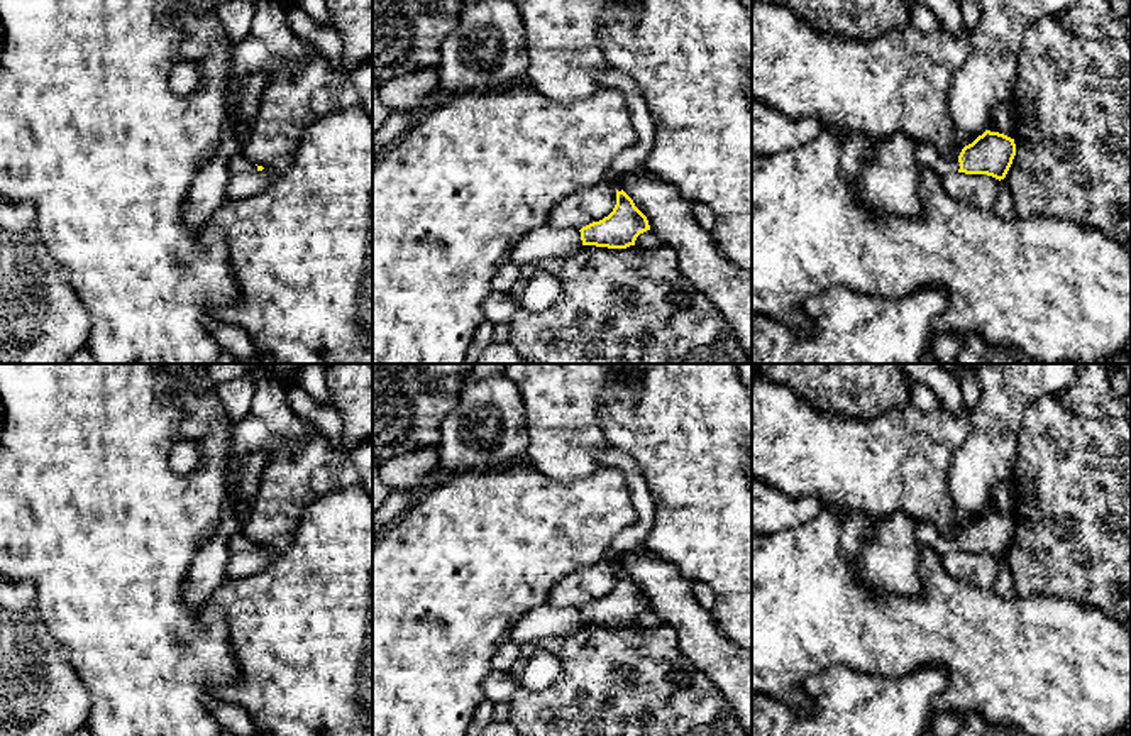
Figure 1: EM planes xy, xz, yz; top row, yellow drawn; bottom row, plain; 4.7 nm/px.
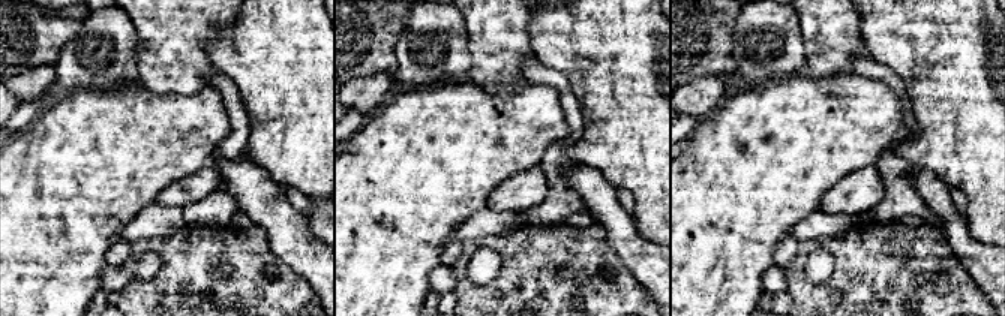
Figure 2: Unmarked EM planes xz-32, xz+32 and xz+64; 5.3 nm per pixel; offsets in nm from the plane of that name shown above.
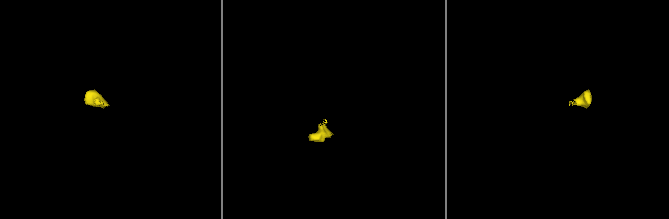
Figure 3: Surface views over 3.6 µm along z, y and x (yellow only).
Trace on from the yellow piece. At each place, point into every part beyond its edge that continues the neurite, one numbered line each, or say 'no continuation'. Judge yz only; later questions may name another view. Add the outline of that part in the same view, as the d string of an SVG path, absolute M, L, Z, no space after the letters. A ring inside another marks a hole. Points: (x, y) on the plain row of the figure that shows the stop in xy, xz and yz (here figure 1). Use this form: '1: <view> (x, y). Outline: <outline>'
1: yz (928, 535). Outline: M919 521L918 540L923 547L933 548L940 557L960 548L958 536L945 536L931 521Z

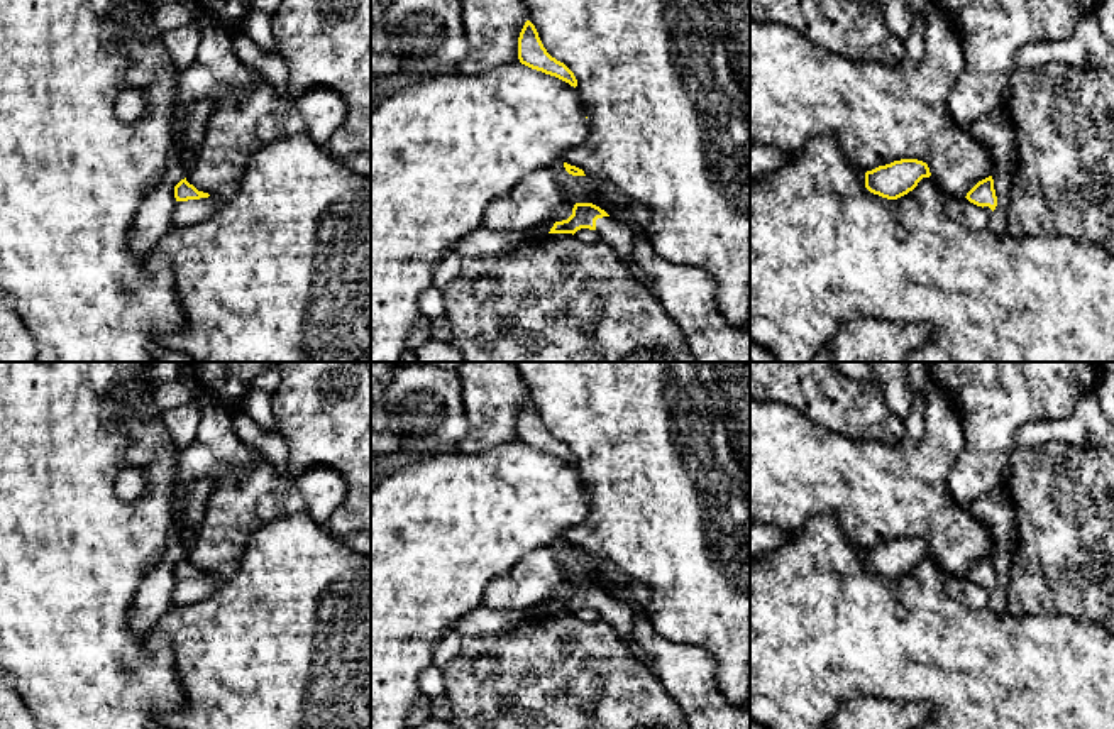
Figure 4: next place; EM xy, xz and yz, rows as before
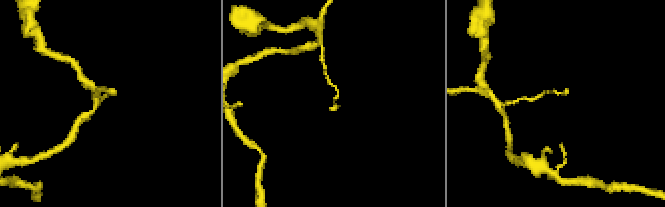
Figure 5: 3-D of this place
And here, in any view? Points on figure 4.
1: xz (620, 616). Outline: M603 595L596 599L596 611L601 619L611 624L618 636L628 644L630 651L652 670L650 655L637 643L633 624L635 612L630 606L613 599L611 595Z

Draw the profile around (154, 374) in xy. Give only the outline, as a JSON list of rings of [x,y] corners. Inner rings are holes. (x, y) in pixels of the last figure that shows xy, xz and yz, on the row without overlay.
[[[147,362],[141,381],[146,389],[154,391],[163,382],[176,379],[178,372],[178,362]]]

